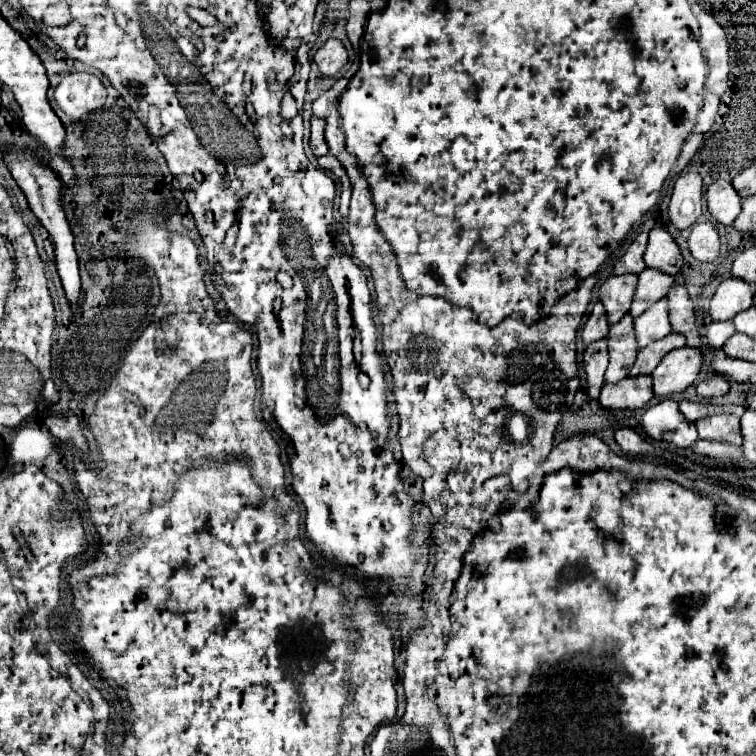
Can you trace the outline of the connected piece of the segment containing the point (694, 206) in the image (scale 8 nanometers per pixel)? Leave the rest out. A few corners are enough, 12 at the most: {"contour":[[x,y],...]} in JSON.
{"contour":[[682,174],[670,198],[670,222],[690,228],[702,212],[702,178]]}

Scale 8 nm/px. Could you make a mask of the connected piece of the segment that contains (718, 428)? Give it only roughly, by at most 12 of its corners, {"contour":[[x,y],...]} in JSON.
{"contour":[[718,414],[696,420],[702,440],[742,446],[740,418]]}

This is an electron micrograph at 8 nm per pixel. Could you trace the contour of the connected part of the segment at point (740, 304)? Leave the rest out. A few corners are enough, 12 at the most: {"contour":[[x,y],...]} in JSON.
{"contour":[[730,276],[710,300],[714,322],[750,308],[754,286]]}

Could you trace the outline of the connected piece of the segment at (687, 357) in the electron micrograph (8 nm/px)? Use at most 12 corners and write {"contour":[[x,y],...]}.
{"contour":[[700,348],[668,352],[652,372],[654,394],[684,392],[702,370]]}

